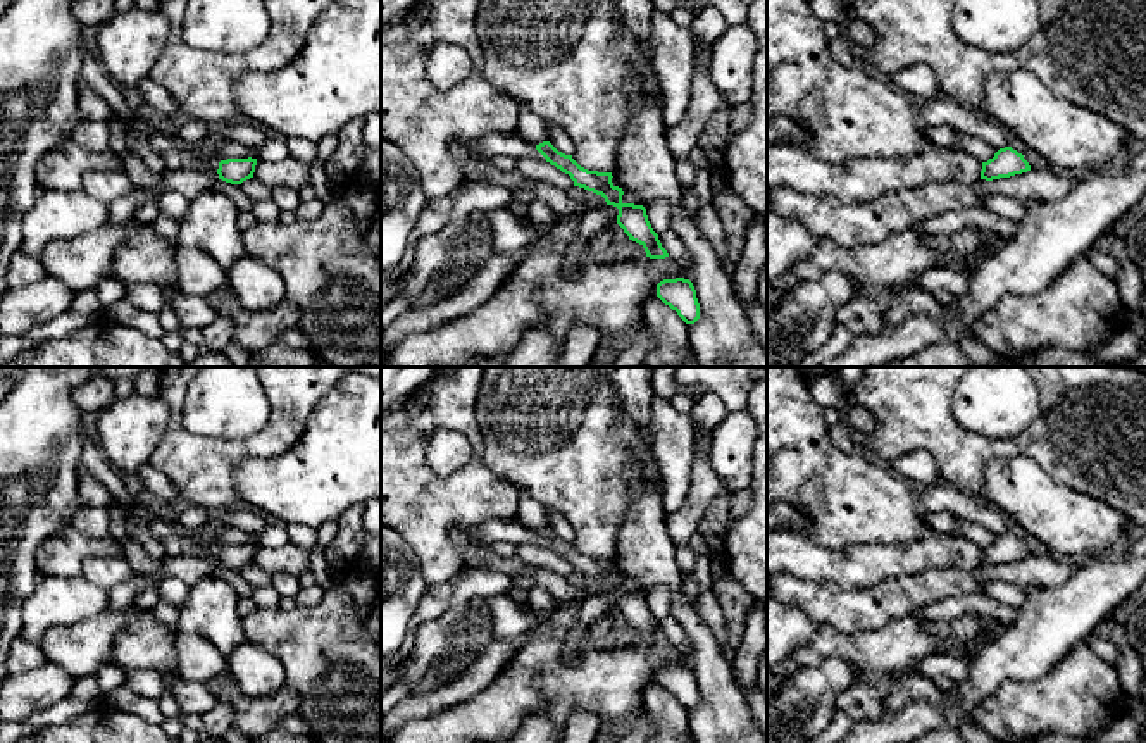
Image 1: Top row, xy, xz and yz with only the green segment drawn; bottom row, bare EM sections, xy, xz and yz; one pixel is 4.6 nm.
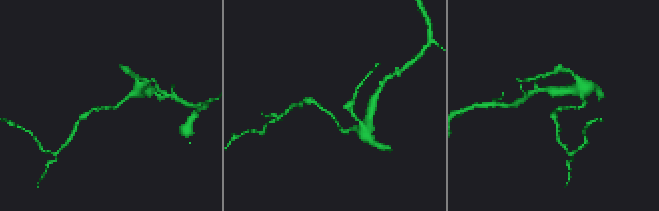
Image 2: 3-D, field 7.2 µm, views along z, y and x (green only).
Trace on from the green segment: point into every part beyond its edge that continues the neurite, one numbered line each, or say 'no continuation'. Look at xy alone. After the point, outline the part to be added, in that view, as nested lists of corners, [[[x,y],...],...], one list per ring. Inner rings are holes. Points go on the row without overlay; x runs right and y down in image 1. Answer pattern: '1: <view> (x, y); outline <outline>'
no continuation

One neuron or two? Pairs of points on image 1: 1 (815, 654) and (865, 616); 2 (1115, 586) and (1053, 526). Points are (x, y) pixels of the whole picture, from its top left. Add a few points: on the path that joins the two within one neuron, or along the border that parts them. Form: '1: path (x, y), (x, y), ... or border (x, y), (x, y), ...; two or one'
1: border (819, 623), (829, 623), (845, 633), (883, 626); two
2: border (1110, 554), (1086, 557), (1079, 562); two

